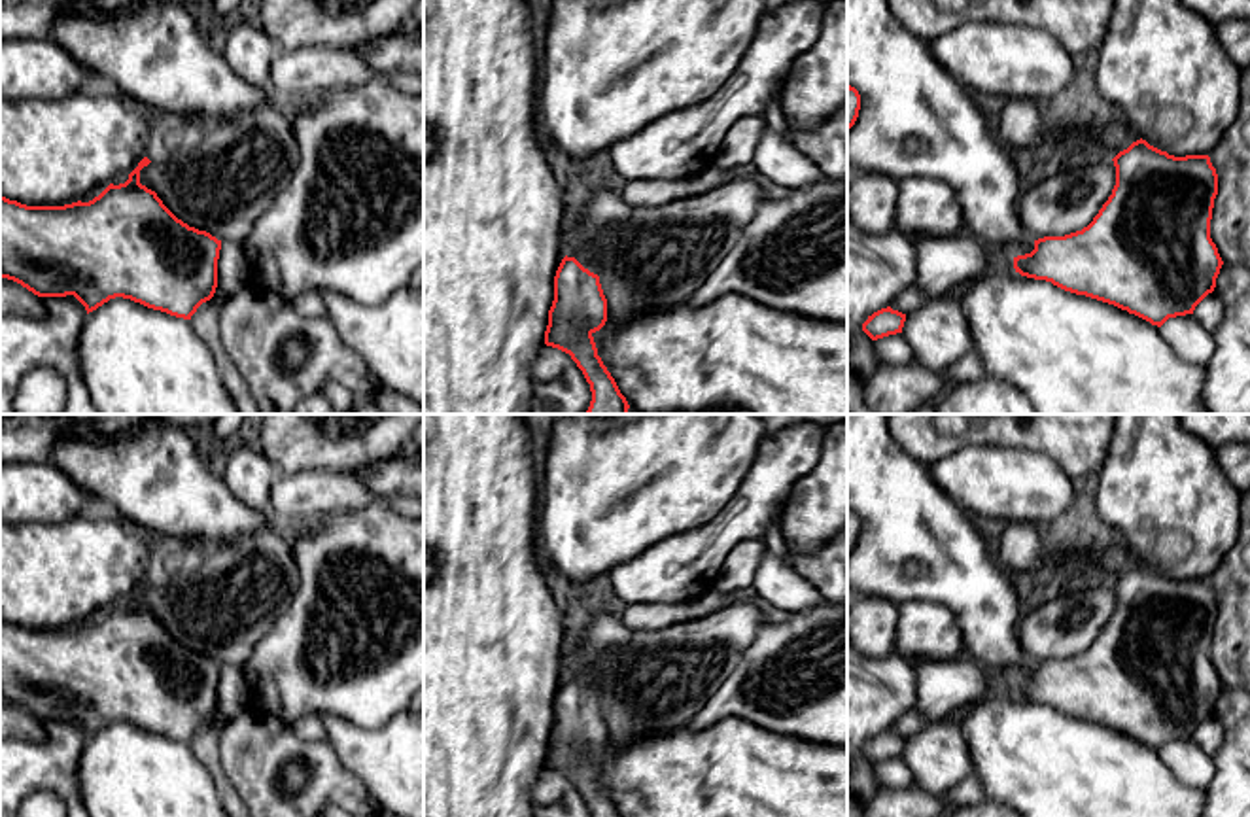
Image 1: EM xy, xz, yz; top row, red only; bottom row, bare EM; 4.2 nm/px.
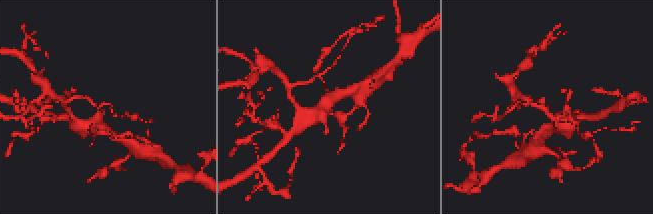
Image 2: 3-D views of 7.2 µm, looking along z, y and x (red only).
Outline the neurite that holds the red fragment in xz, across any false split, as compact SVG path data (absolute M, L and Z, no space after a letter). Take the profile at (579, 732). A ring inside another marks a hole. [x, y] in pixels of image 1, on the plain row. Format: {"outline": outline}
{"outline": "M588 673L564 681L554 700L545 768L571 779L592 817L620 817L598 779L594 756L607 745L607 722L599 700L588 694Z"}

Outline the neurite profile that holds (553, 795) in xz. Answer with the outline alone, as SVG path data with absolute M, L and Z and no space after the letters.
M543 770L531 789L531 817L592 817L569 777Z

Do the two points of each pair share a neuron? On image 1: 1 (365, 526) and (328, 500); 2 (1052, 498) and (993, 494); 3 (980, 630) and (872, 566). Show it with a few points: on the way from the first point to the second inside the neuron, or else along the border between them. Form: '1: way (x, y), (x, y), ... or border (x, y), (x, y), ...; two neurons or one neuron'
1: border (377, 498), (360, 507), (326, 513), (301, 522); two neurons
2: way (1037, 494), (1008, 494); one neuron
3: way (959, 602), (940, 583), (901, 581); one neuron

